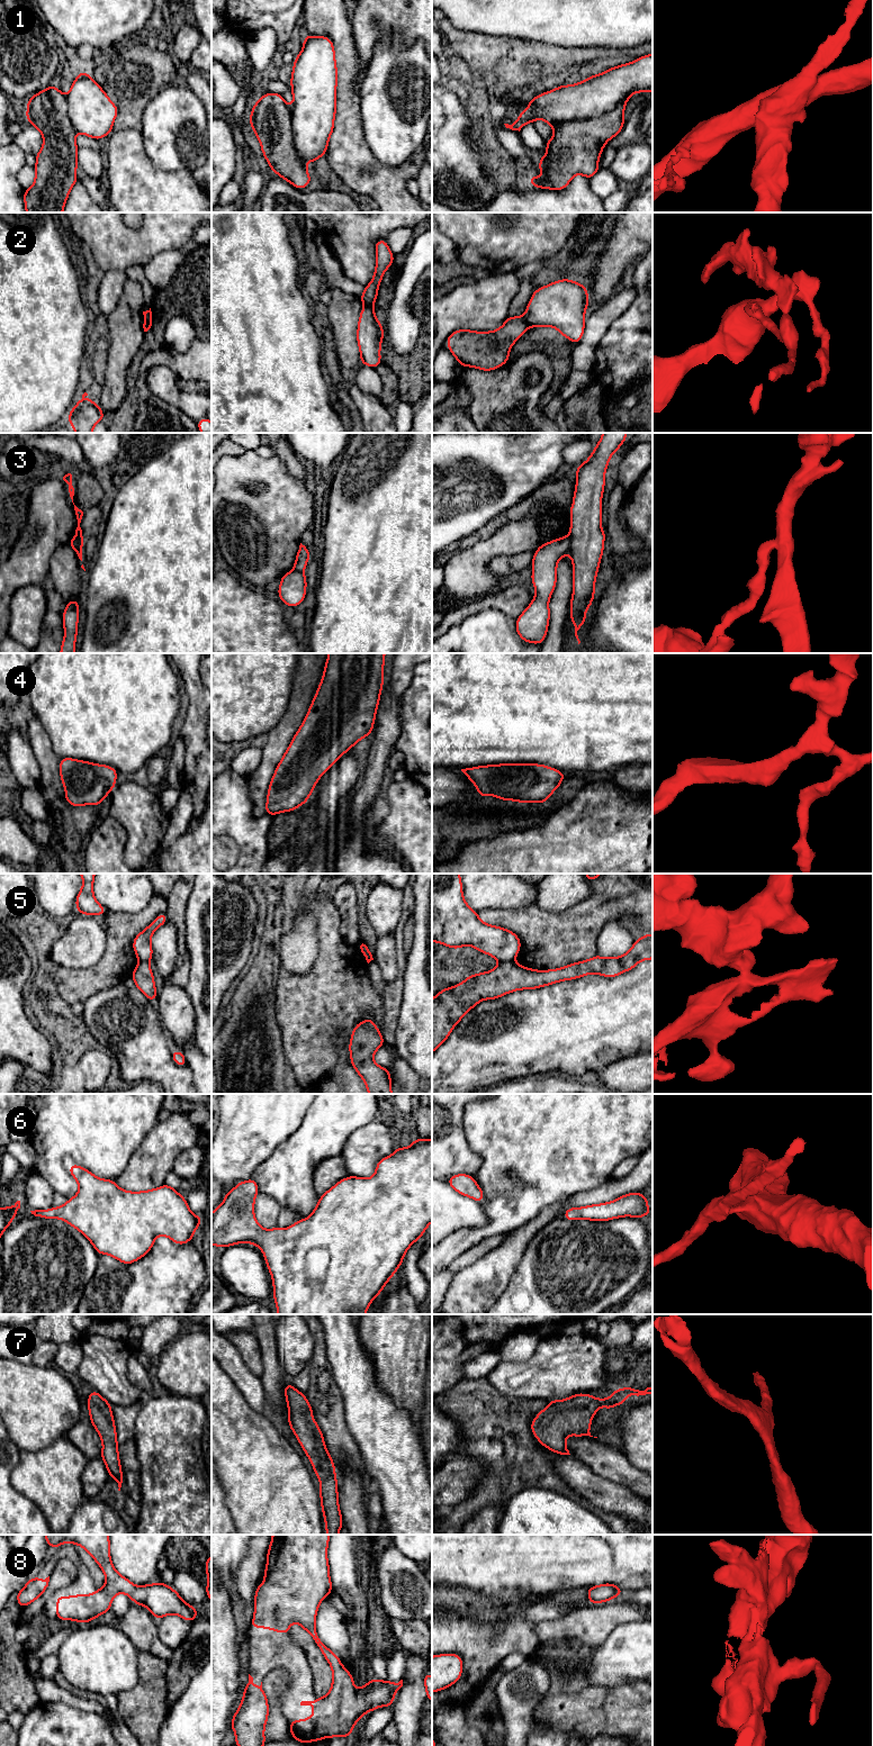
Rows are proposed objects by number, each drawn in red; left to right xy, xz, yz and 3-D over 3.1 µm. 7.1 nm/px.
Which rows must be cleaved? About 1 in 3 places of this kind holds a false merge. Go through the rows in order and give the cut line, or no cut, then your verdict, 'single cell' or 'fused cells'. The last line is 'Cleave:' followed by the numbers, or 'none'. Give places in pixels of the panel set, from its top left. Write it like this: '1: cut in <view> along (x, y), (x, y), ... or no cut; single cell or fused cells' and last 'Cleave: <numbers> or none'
1: cut in yz along (629, 96), (596, 117), (576, 118), (551, 126); fused cells
2: cut in yz along (523, 316), (529, 326); fused cells
3: cut in yz along (568, 536), (569, 552); fused cells
4: no cut; single cell
5: cut in yz along (513, 959), (501, 962); fused cells
6: no cut; single cell
7: no cut; single cell
8: no cut; single cell
Cleave: 1, 2, 3, 5

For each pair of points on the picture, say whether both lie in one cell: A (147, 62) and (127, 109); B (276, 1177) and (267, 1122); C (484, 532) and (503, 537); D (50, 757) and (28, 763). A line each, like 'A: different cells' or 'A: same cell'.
A: same cell
B: different cells
C: different cells
D: different cells

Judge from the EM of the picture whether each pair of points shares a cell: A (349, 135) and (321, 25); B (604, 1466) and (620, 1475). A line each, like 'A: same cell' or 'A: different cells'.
A: same cell
B: same cell

